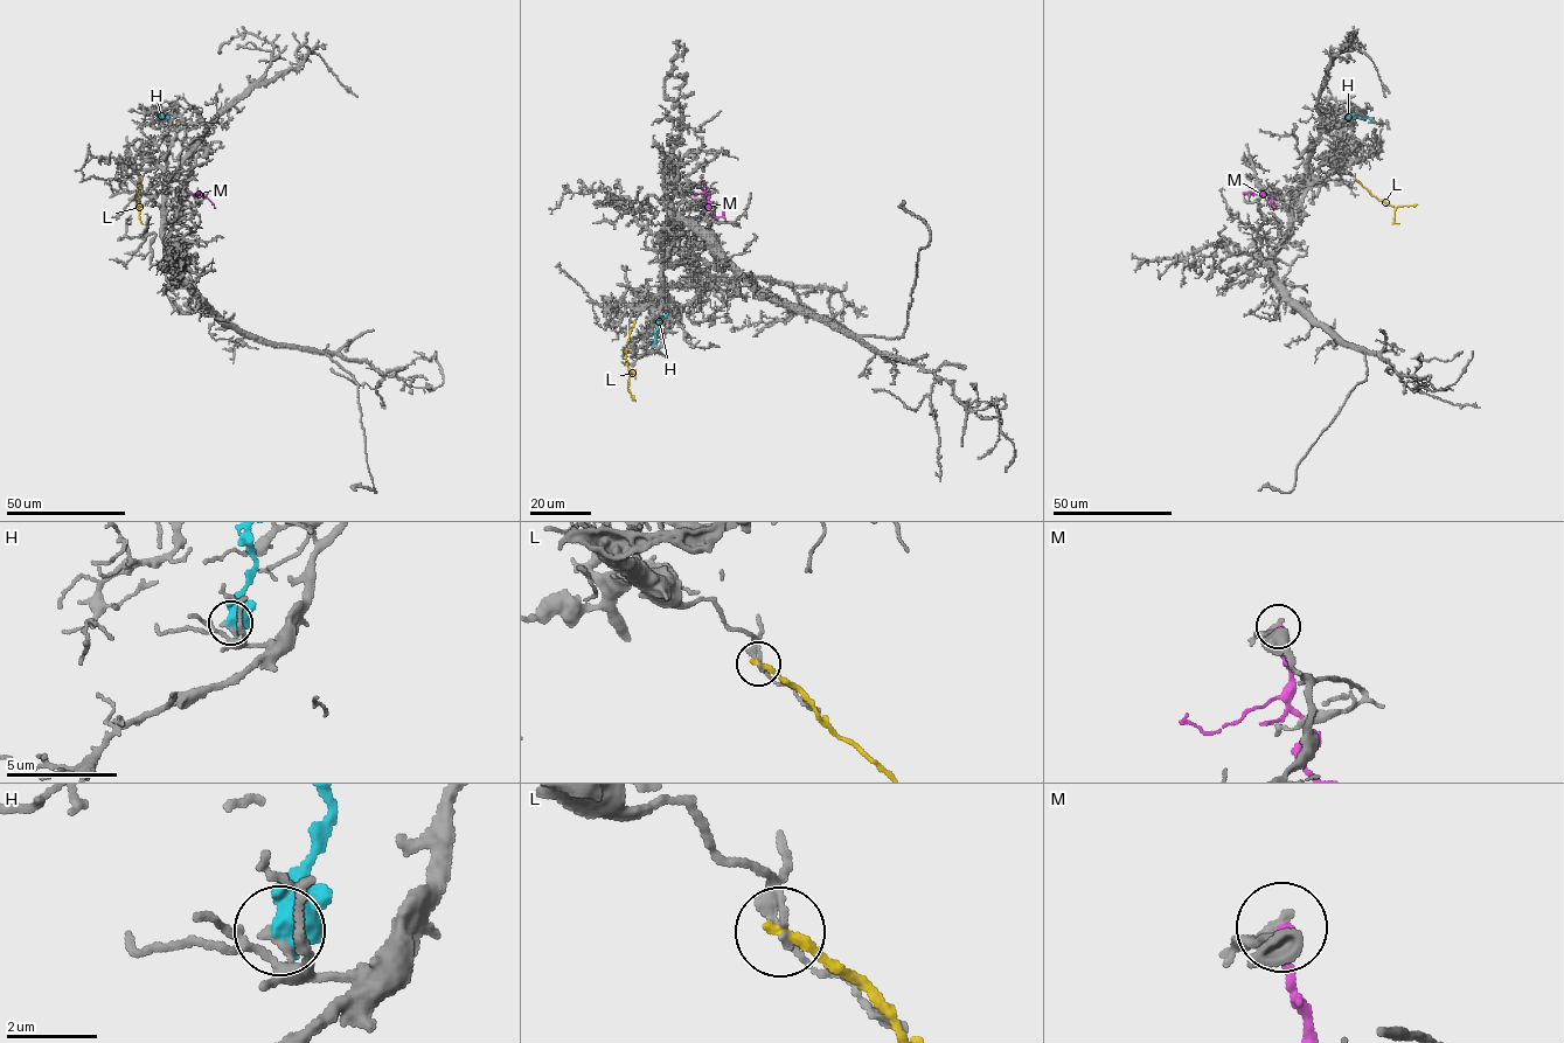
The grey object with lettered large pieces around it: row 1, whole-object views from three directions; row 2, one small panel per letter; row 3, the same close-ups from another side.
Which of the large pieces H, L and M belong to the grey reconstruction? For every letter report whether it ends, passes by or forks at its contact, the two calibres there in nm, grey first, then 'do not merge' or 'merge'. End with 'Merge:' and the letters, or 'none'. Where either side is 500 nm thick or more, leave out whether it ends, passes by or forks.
H: 240/700 nm | do not merge
L: it ends | 240/260 nm | do not merge
M: it ends | 280/260 nm | do not merge
Merge: none

